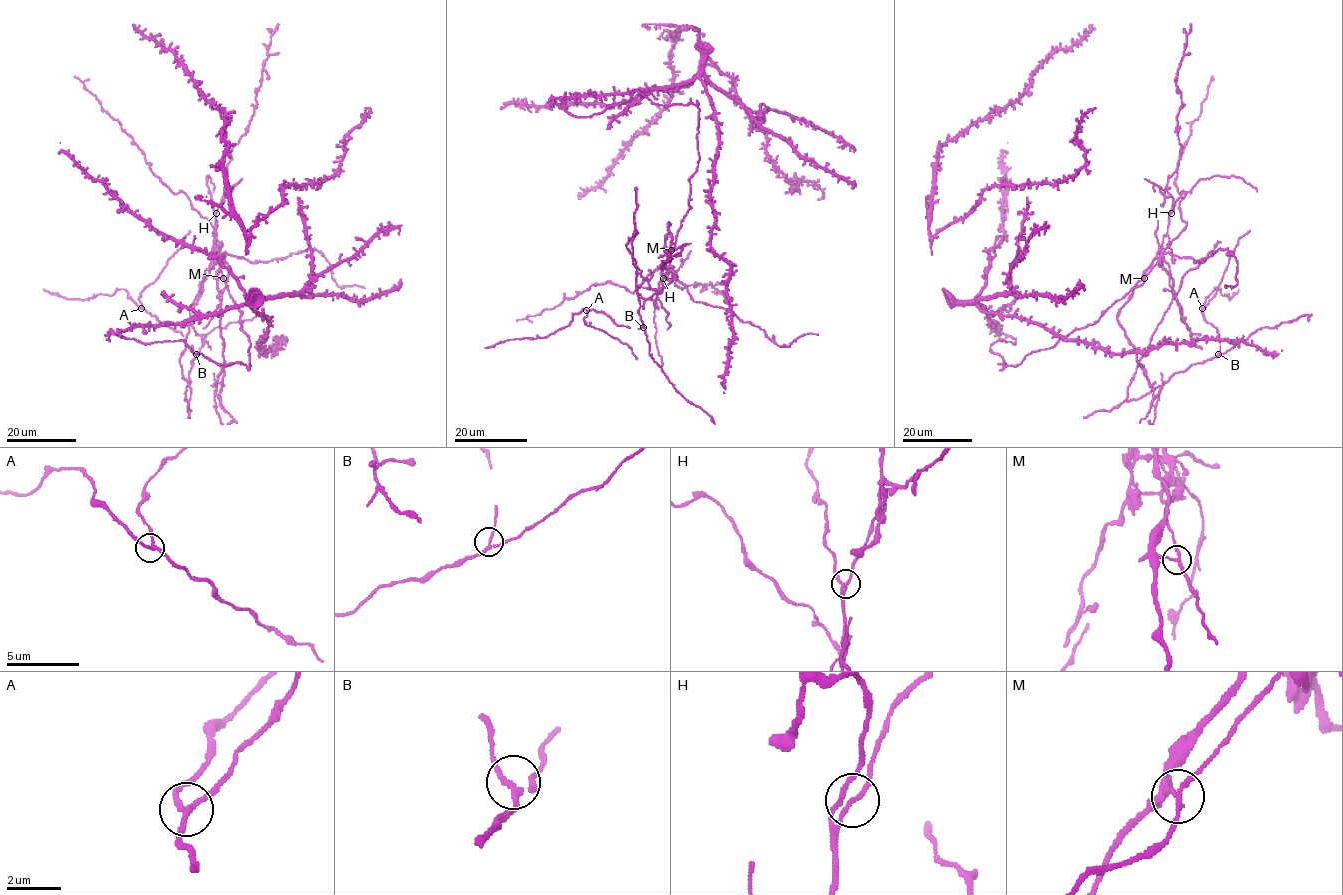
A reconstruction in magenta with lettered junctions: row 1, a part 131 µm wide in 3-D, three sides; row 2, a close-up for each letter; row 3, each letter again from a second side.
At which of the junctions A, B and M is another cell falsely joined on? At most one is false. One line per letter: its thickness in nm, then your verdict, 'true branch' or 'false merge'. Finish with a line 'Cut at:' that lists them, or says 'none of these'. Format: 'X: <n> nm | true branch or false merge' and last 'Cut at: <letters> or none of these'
A: 200 nm | true branch
B: 160 nm | true branch
M: 160 nm | false merge
Cut at: M

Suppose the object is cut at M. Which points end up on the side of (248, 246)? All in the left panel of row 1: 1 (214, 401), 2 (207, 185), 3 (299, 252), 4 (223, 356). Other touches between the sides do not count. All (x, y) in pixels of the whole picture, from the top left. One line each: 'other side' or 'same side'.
1: other side
2: other side
3: other side
4: other side

